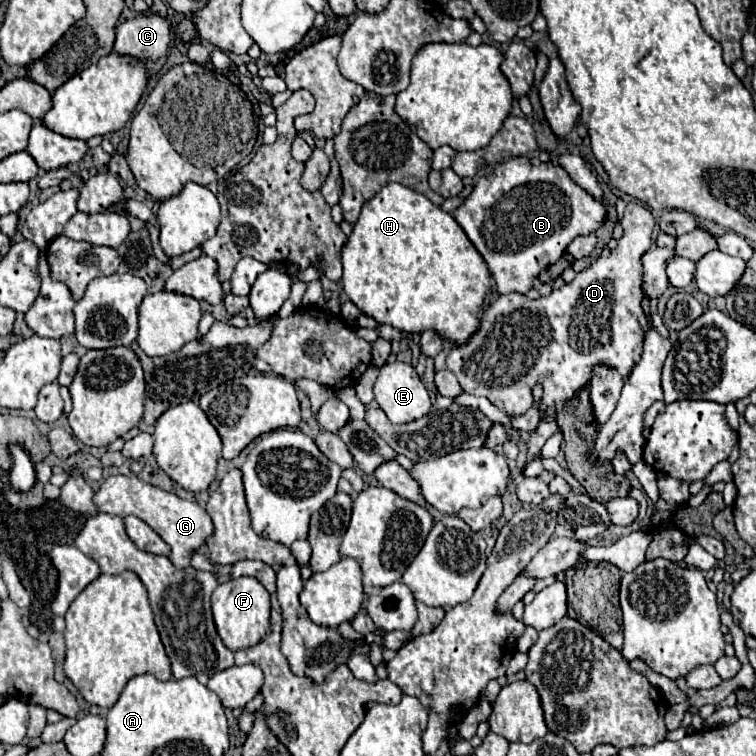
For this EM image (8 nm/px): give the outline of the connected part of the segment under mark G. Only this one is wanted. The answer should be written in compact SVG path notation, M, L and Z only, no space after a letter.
M108 476L100 488L94 492L94 504L100 512L108 514L118 514L118 516L128 516L134 514L140 520L144 520L154 532L160 534L160 538L170 544L172 554L170 560L176 568L188 568L190 566L190 556L198 550L200 544L206 542L206 538L212 534L212 520L202 510L196 502L182 500L172 492L166 492L158 486L152 486L138 476Z

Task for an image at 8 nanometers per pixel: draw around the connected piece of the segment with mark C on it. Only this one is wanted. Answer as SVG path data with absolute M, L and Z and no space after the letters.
M140 14L116 28L114 52L132 54L140 60L166 56L170 42L170 20L162 14Z

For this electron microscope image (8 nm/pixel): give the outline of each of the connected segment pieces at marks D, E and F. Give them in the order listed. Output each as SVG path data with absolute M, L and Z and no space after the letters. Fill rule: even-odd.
M628 202L622 216L624 236L618 240L618 248L610 256L600 256L590 268L576 274L576 278L560 290L552 290L550 296L528 300L524 294L502 294L482 312L480 330L464 346L454 346L448 354L448 370L456 374L464 392L488 398L494 406L502 408L508 416L522 416L532 406L532 386L542 382L544 398L540 410L556 406L562 410L564 400L574 396L588 384L588 374L596 362L608 362L616 366L620 374L628 376L632 366L640 360L642 340L648 328L646 314L640 302L640 258L650 248L654 216L638 202ZM524 376L524 382L516 382Z
M392 362L380 368L374 384L374 396L388 420L396 424L418 420L432 408L432 400L420 376L404 362Z
M252 576L232 578L212 592L212 616L222 642L232 650L244 650L262 640L270 628L270 594Z

